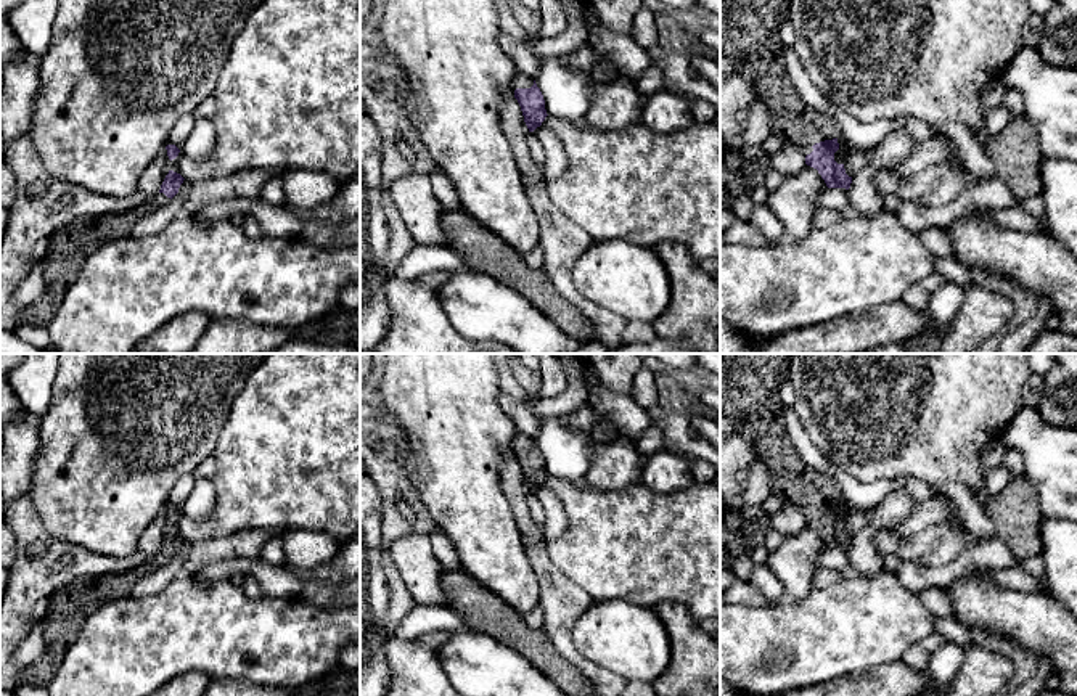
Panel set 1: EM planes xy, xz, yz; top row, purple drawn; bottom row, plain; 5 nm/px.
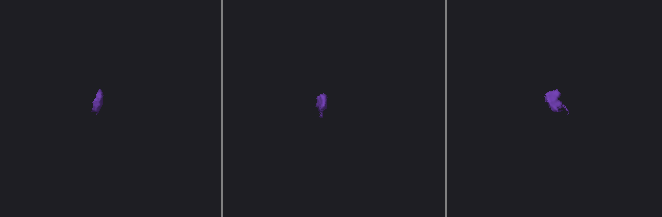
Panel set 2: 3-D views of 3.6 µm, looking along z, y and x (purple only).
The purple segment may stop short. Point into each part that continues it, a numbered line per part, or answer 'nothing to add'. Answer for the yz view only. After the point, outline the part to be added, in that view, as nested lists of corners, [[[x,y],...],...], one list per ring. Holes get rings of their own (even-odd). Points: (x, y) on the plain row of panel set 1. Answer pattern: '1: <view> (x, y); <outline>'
1: yz (751, 405); [[[720,354],[720,440],[728,436],[744,436],[756,444],[759,460],[768,466],[775,476],[773,495],[783,495],[796,505],[805,516],[813,511],[813,505],[841,497],[839,484],[805,465],[796,453],[783,421],[783,403],[780,395],[781,383],[789,376],[791,354]]]

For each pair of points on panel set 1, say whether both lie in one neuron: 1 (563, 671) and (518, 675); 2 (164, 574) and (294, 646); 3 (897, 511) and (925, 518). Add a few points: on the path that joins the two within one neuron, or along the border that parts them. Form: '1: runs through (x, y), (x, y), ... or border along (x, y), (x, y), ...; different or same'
1: border along (511, 648), (548, 679); different
2: border along (180, 573), (159, 592), (140, 597); different
3: border along (917, 503), (894, 526), (892, 534); different

